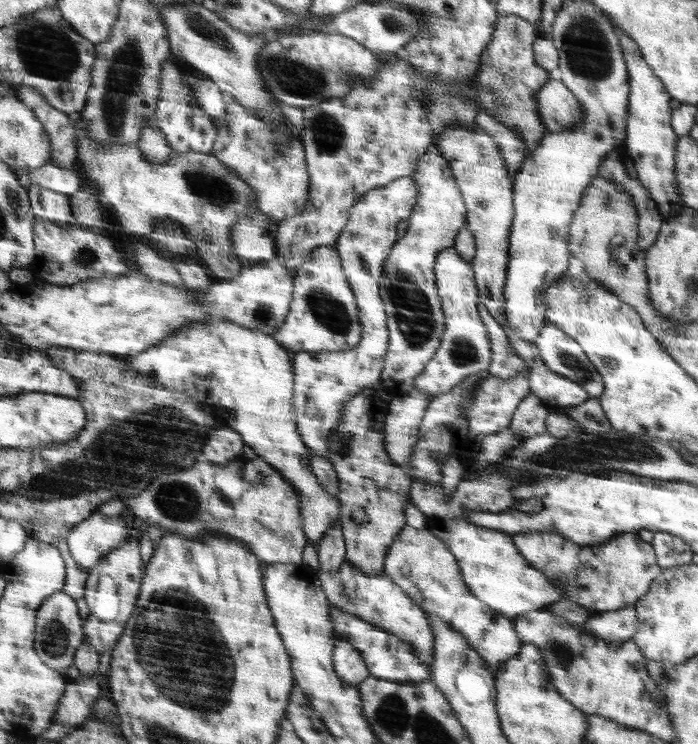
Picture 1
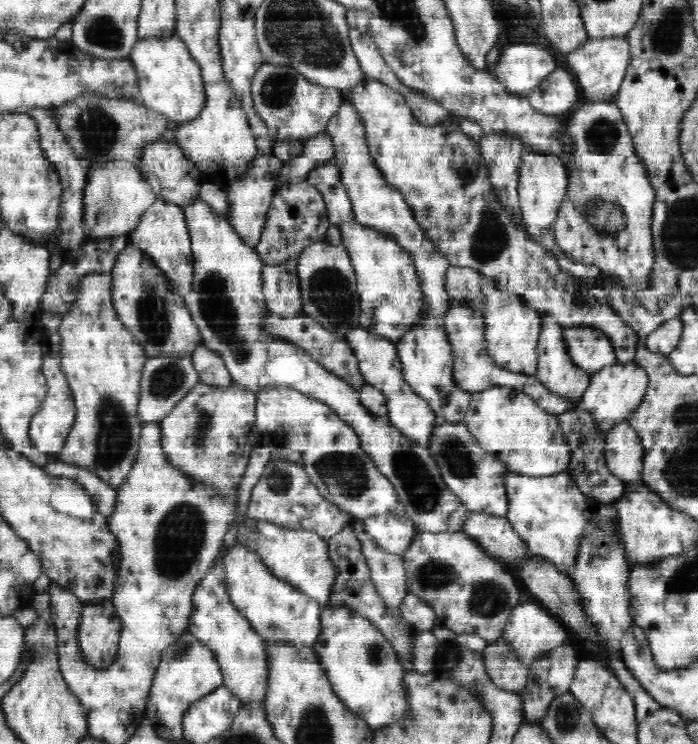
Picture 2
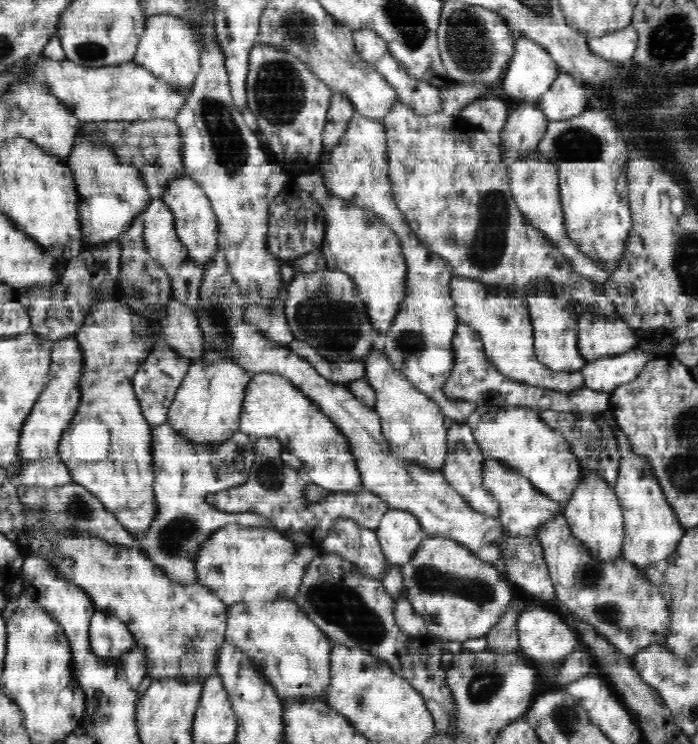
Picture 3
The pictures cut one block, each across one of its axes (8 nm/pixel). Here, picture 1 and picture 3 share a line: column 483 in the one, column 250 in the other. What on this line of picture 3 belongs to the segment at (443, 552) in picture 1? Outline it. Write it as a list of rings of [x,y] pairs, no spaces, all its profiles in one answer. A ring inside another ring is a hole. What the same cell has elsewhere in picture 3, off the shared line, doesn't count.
[[[278,598],[270,602],[239,602],[227,607],[227,629],[225,638],[229,643],[235,643],[252,659],[254,665],[267,677],[267,681],[278,691],[280,702],[284,699],[312,699],[314,695],[327,696],[329,690],[330,665],[332,642],[306,616],[294,599]]]

